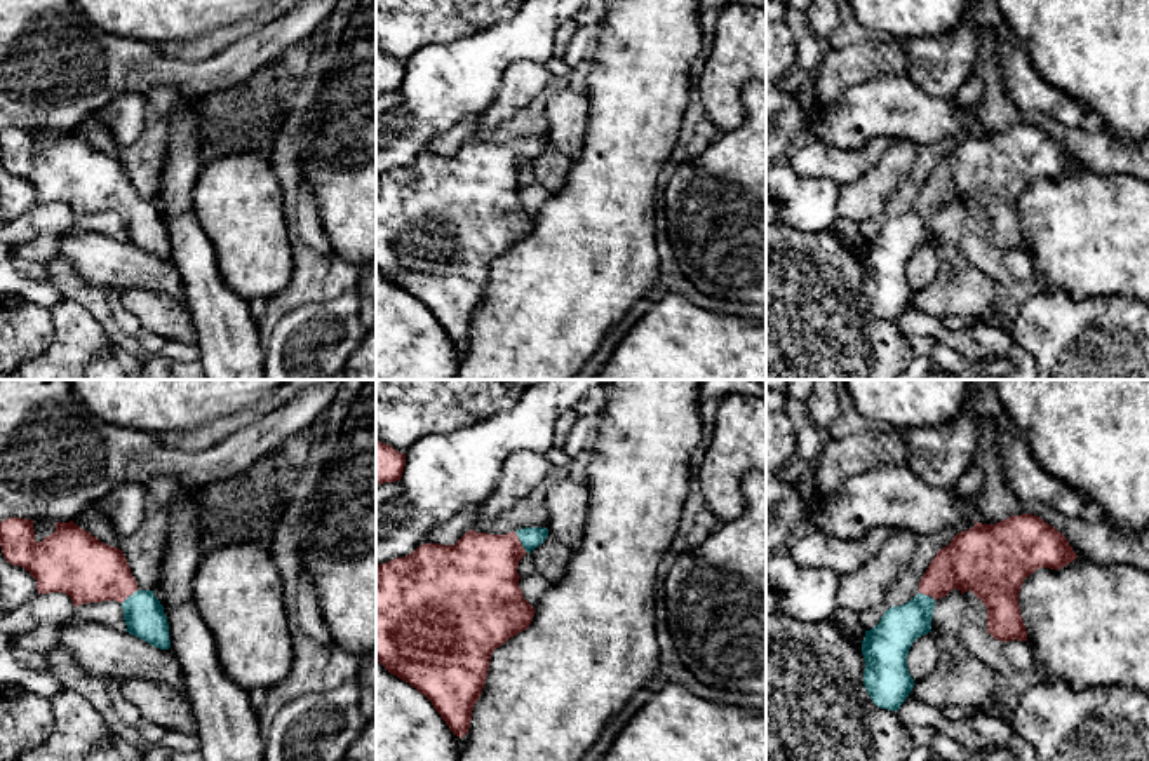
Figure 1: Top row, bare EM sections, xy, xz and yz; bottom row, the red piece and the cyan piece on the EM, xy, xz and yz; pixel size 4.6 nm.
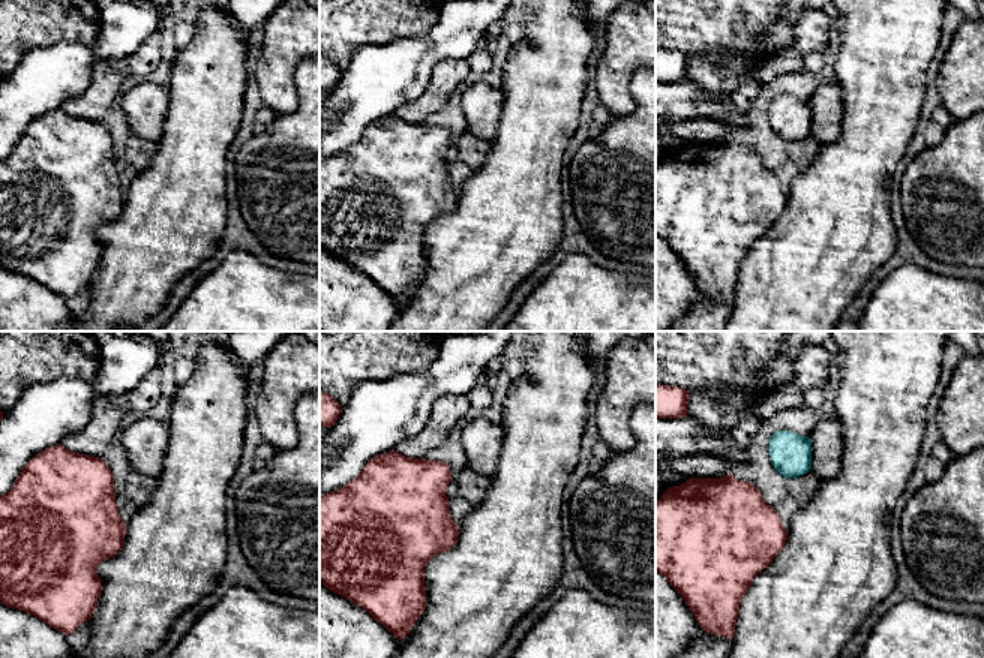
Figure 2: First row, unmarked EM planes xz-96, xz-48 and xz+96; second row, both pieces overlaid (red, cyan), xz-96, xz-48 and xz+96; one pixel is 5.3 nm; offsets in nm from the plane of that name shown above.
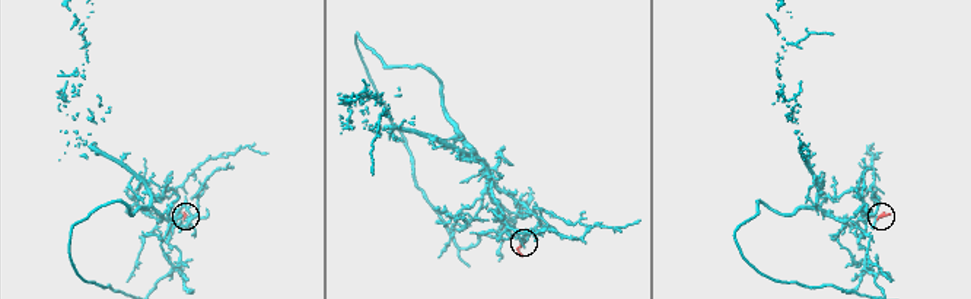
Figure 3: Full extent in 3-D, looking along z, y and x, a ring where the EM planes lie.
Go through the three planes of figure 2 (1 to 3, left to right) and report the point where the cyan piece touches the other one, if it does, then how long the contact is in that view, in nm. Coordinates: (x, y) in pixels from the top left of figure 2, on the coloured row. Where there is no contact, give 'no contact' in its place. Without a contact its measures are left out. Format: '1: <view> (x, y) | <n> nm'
1: no contact
2: no contact
3: no contact

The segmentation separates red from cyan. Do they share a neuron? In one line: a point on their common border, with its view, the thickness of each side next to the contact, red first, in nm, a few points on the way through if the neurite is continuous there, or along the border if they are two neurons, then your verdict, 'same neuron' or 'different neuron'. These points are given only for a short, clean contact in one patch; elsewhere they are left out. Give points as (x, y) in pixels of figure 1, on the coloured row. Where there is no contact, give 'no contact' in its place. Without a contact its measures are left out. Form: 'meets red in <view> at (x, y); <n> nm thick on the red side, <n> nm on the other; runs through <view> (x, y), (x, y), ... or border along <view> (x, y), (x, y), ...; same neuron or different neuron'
meets red in xz at (519, 542); 380 nm thick on the red side, 100 nm on the other; runs through xz (477, 577), (502, 552), (519, 542), (530, 537); same neuron

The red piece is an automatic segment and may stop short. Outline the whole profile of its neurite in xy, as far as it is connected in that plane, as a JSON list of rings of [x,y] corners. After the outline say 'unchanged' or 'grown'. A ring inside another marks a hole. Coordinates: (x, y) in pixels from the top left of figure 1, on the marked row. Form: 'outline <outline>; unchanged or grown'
outline [[[9,517],[0,522],[0,547],[7,562],[24,568],[37,580],[38,594],[63,592],[71,597],[75,608],[87,603],[118,601],[129,634],[155,648],[171,648],[167,616],[153,590],[138,589],[120,549],[99,542],[73,521],[56,522],[56,531],[37,542],[33,521]]]; grown

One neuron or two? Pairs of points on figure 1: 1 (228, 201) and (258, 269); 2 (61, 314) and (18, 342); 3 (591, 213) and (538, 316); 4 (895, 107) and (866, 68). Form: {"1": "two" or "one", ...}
{"1": "one", "2": "two", "3": "one", "4": "two"}

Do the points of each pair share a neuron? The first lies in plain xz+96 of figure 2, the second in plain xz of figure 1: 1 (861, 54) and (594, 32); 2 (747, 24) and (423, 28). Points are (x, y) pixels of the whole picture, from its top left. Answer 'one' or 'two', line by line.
1: two
2: one

